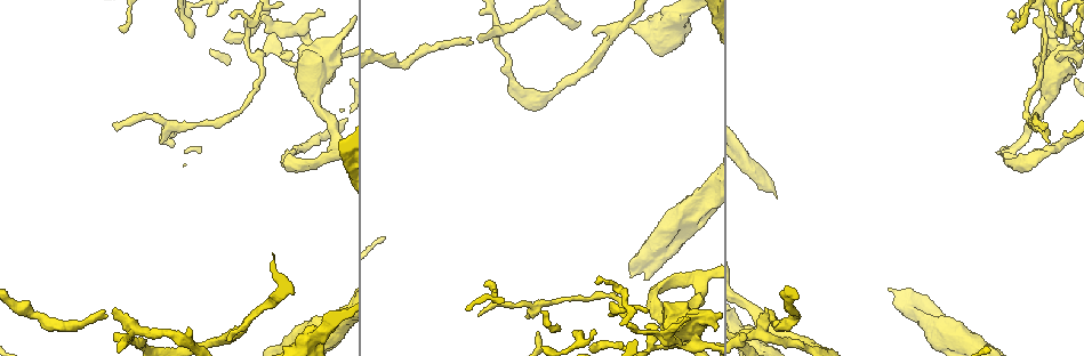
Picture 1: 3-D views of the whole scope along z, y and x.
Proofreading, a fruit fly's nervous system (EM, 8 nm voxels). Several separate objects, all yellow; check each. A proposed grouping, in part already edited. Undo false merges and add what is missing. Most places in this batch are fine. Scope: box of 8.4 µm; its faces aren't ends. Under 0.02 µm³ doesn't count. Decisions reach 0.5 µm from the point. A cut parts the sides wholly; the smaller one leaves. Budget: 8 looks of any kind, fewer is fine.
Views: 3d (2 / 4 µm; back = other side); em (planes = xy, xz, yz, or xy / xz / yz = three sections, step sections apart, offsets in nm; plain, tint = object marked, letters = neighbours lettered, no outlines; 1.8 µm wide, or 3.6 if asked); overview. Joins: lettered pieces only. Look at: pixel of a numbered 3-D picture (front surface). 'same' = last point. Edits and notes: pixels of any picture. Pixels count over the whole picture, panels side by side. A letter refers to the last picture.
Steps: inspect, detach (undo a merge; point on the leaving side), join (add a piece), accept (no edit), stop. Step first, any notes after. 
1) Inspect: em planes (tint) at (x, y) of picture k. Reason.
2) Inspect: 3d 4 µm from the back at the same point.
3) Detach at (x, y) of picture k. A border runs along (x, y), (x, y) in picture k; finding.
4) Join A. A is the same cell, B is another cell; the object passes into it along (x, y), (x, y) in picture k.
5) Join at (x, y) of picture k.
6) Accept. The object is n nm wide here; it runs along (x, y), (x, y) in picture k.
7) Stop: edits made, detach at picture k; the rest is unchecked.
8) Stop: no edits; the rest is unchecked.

Inspect: em planes (tint) at (655, 287) of picture 1. Sharp bend.

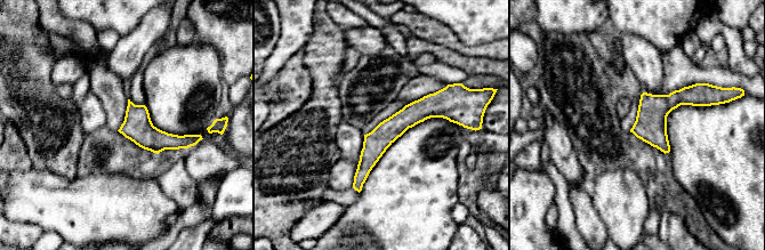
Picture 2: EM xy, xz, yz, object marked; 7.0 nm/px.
Inspect: em planes (letters) at the same point. See the neighbours.

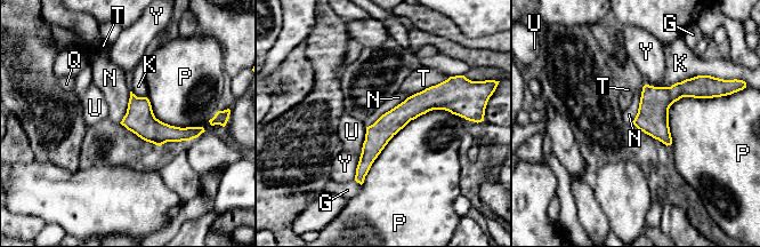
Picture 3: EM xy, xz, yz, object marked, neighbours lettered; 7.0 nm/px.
Accept. The longest contact is with P, 850 nm; G, K, N, P, Q, T, U and Y are other cells; it runs along (451, 106), (405, 111), (357, 177) in picture 3; continuous, no second cell.

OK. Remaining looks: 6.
Inspect: em xy step 4 (tint) at (689, 324) of picture 1. Calibre changes.

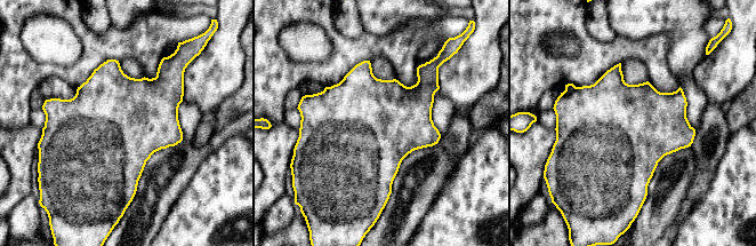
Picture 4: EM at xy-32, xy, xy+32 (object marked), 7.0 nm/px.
Inspect: em planes (letters) at the same point.

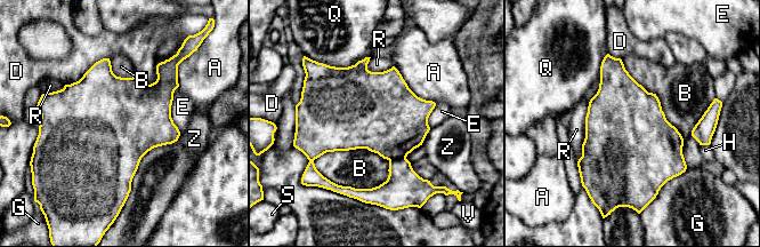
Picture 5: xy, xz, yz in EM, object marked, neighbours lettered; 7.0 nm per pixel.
Detach at (404, 188) of picture 5. The longest contact is with B, 550 nm; A, B, D, E, G, H, Q, R, S, V and Z are other cells; a second cell is stuck on.

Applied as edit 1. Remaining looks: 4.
Inspect: overview.

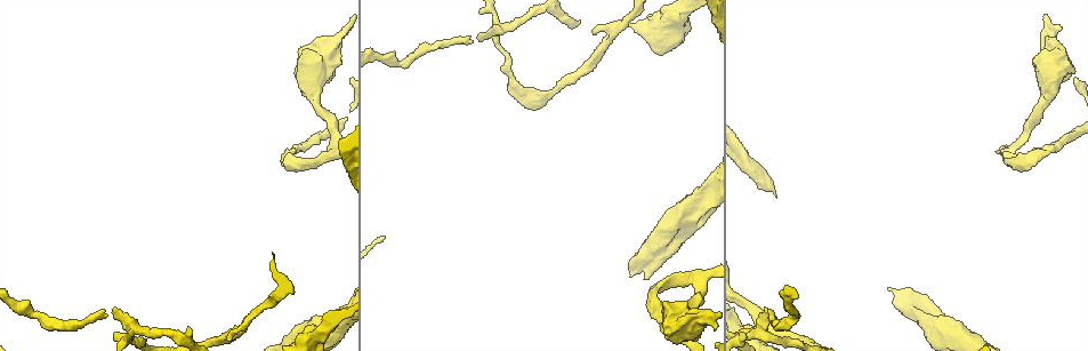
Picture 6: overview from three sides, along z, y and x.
Inspect: 3d 4 µm at (760, 333) of picture 6. Three arms meet.

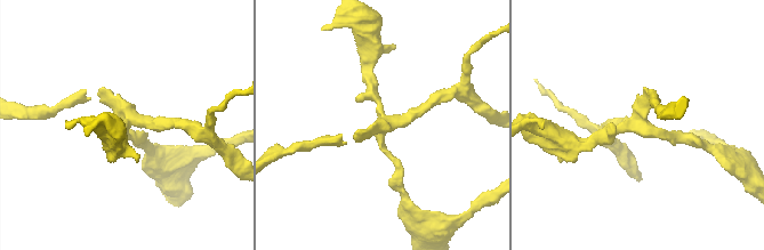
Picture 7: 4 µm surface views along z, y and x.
Inspect: em 3.6 µm xy step 8 (plain) at (636, 121) of picture 7.

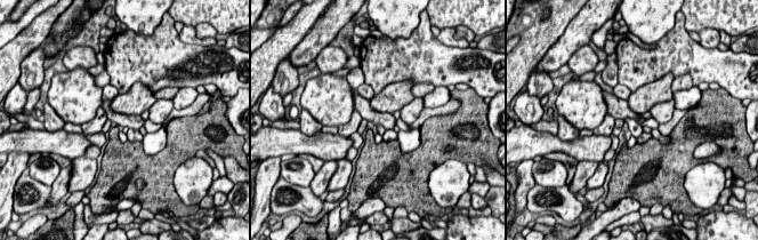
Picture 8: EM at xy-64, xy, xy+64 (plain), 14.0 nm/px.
Inspect: em 3.6 µm xy step 8 (letters) at the same point.

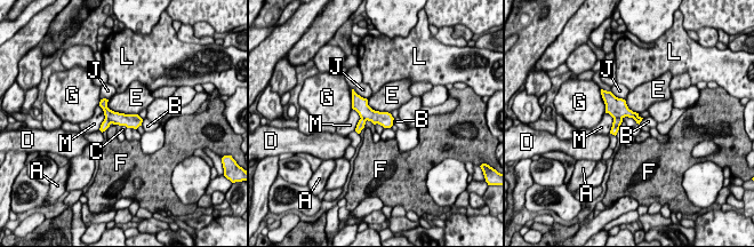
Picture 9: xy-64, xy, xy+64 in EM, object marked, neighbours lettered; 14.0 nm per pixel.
Detach at (616, 125) of picture 9. The longest contact is with E, 480 nm; A, B, C, D, E, F, G, J, L and M are other cells; a border runs along (614, 118), (622, 119) in picture 9; two cells meet here.

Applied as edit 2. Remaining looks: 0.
Stop: edits made, detach at picture 5, detach at picture 9; the rest is unchecked.

